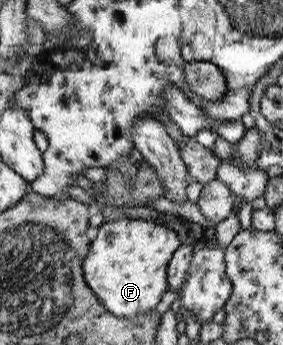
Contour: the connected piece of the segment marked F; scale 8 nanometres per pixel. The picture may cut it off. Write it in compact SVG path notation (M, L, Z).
M123 218L104 221L98 228L98 236L85 260L85 277L90 288L97 293L106 311L116 317L146 316L154 312L154 306L160 302L162 294L168 290L166 284L166 266L174 251L180 247L180 240L174 230L144 219Z

